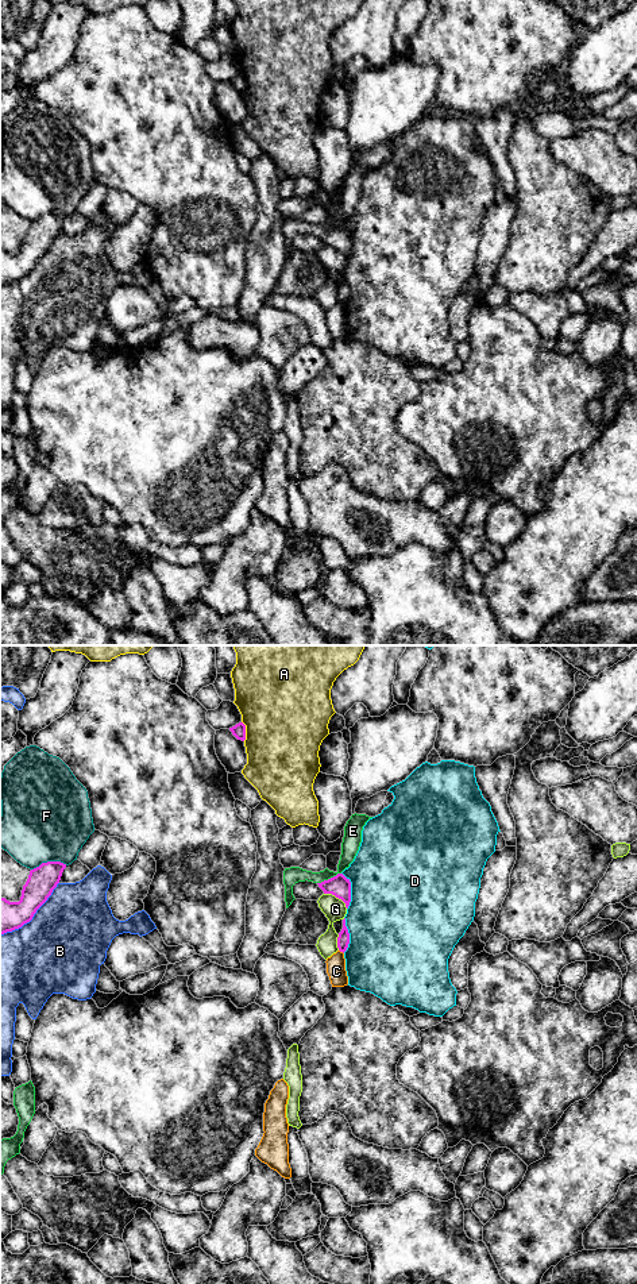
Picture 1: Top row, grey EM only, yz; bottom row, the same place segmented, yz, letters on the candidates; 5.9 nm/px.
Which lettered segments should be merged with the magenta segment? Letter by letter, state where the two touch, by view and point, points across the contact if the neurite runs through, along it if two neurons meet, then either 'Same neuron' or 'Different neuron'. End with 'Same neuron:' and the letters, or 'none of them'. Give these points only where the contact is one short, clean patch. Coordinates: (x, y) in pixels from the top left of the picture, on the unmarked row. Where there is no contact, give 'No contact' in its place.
A: Touches magenta at yz (244, 83). Different neuron
B: Touches magenta at yz (33, 268). Different neuron
C: Touches magenta at yz (342, 303). Boundary: yz (339, 301), (343, 305). Different neuron
D: Touches magenta at yz (350, 243). Different neuron
E: Touches magenta at yz (328, 231). Boundary: yz (340, 224), (317, 235). Different neuron
F: Touches magenta at yz (49, 214). Different neuron
G: Touches magenta at yz (336, 249). Different neuron
Same neuron: none of them

